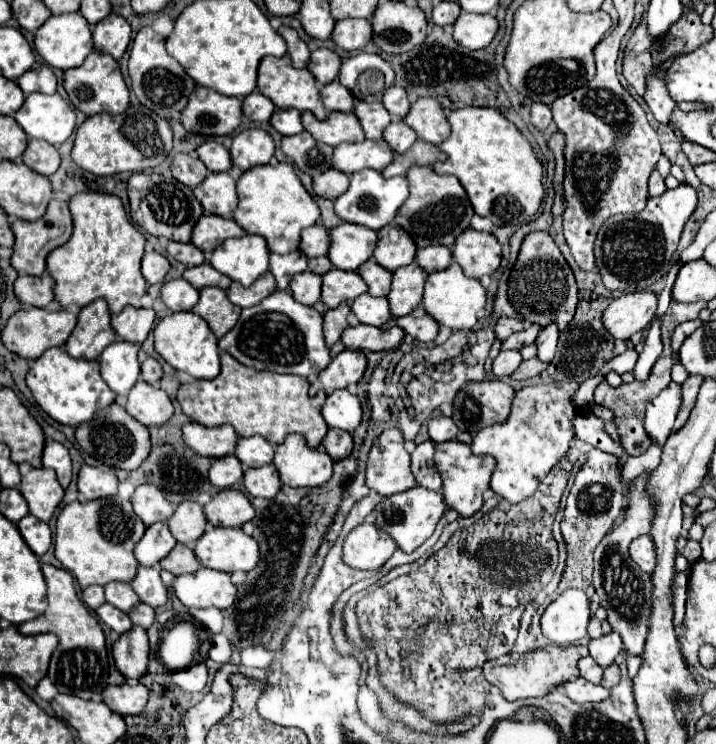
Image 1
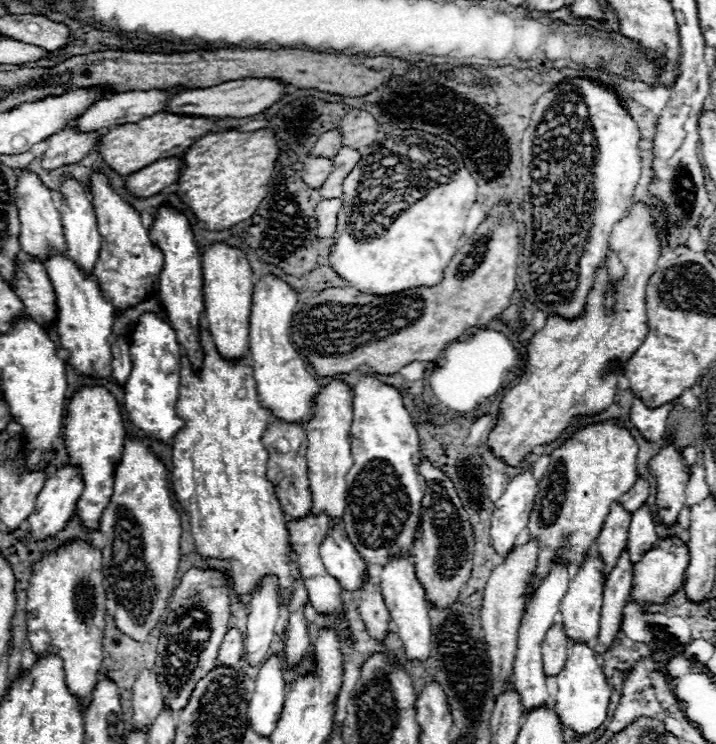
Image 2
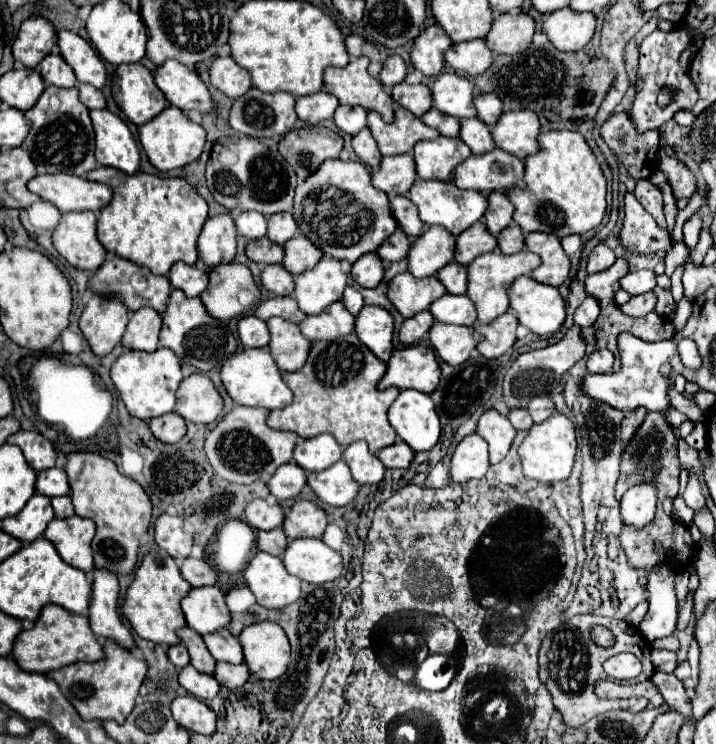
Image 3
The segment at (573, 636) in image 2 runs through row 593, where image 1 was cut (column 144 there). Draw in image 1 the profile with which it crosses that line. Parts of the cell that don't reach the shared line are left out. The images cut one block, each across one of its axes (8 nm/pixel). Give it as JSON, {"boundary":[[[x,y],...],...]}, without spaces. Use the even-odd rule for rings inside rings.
{"boundary":[[[140,566],[136,578],[132,580],[132,588],[140,596],[140,600],[152,608],[160,608],[168,602],[168,590],[162,584],[158,568]]]}

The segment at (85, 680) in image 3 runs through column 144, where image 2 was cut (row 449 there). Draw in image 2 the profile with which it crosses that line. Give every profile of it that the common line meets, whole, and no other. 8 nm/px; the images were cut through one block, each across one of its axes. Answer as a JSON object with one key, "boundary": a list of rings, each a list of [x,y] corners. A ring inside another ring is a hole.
{"boundary":[[[664,446],[654,460],[650,460],[650,472],[656,478],[656,506],[662,522],[676,522],[680,510],[686,504],[684,486],[688,474],[682,466],[682,454],[674,446]]]}

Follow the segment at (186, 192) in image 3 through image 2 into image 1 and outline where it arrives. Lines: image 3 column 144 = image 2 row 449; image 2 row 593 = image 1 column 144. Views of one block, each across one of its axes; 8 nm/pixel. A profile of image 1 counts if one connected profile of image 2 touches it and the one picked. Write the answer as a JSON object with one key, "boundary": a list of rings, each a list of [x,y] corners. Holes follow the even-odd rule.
{"boundary":[[[78,192],[70,198],[70,214],[74,222],[72,236],[66,244],[54,248],[46,260],[48,274],[56,280],[54,294],[56,300],[66,308],[68,304],[78,304],[84,308],[86,304],[94,302],[96,298],[104,298],[110,306],[110,312],[120,312],[124,306],[140,306],[140,298],[146,292],[146,280],[140,274],[140,260],[144,256],[146,238],[128,222],[126,210],[122,200],[114,194],[100,194],[100,192]]]}

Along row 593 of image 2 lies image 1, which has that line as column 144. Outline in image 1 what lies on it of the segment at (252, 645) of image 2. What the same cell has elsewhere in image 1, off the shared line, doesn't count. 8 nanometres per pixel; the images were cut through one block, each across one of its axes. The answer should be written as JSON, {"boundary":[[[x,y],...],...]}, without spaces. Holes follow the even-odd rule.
{"boundary":[[[146,252],[142,258],[142,276],[146,278],[148,284],[164,282],[168,268],[170,268],[170,262],[166,260],[166,256],[158,252]]]}

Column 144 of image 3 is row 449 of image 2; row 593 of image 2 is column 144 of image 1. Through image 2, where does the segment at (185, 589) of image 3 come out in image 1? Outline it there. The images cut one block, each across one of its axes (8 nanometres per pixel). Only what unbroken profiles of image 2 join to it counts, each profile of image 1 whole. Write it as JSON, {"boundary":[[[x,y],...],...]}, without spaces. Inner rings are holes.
{"boundary":[[[120,496],[100,498],[88,504],[72,502],[64,506],[58,516],[54,554],[62,566],[76,576],[80,588],[92,584],[106,586],[108,582],[132,582],[138,572],[138,560],[132,552],[144,532],[146,528],[134,514],[132,504]]]}

